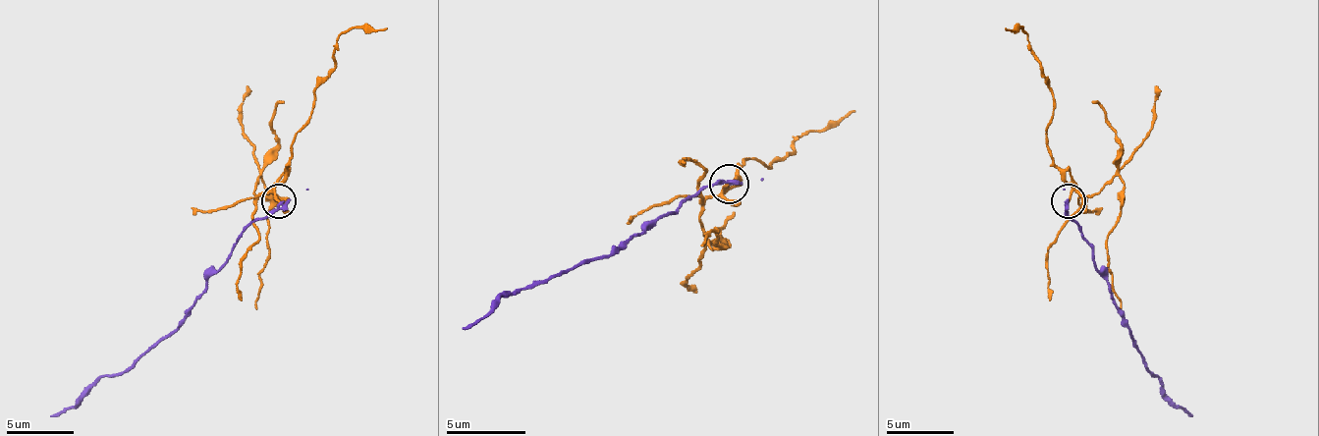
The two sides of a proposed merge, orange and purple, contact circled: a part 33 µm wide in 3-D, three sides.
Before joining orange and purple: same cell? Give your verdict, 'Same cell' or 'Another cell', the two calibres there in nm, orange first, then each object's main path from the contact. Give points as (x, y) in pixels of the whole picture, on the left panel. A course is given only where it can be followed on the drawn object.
Another cell. Thickness 180 nm (orange) against 320 nm. Course of orange: (278, 200), (274, 187), (308, 119), (315, 88), (335, 65), (339, 37), (353, 27), (386, 27). Course of purple: (278, 203), (257, 217), (170, 332), (122, 373), (102, 376), (51, 416)

